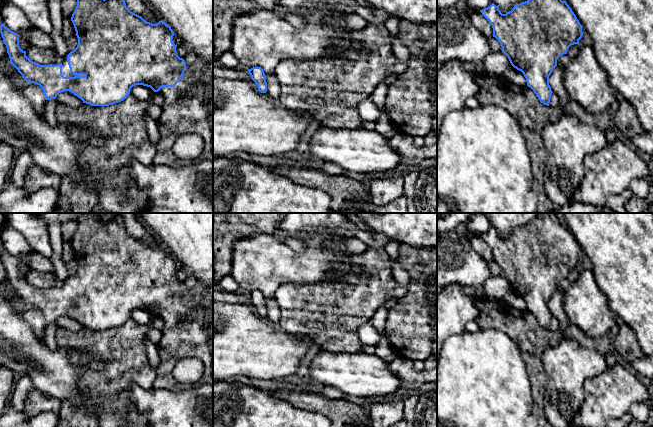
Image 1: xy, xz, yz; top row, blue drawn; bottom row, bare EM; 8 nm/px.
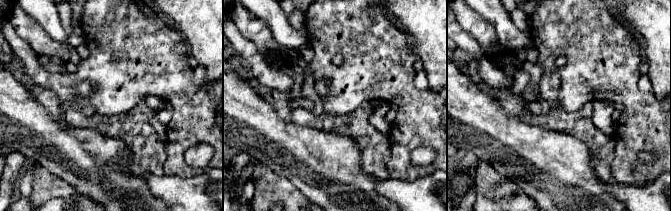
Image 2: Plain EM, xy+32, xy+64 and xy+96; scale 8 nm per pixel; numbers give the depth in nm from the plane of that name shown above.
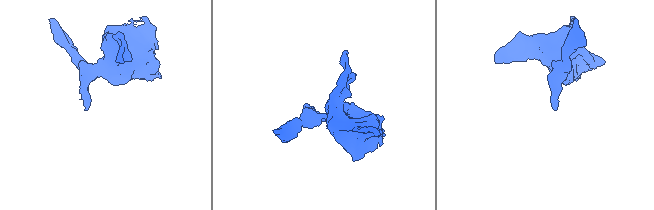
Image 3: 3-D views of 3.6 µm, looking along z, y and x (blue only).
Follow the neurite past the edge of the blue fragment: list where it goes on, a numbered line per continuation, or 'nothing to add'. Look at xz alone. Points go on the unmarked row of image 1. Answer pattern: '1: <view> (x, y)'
nothing to add

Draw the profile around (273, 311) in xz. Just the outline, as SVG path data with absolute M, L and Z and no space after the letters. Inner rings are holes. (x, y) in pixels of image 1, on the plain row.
M275 297L266 299L267 319L273 324L279 324L281 319L281 310L277 304Z

